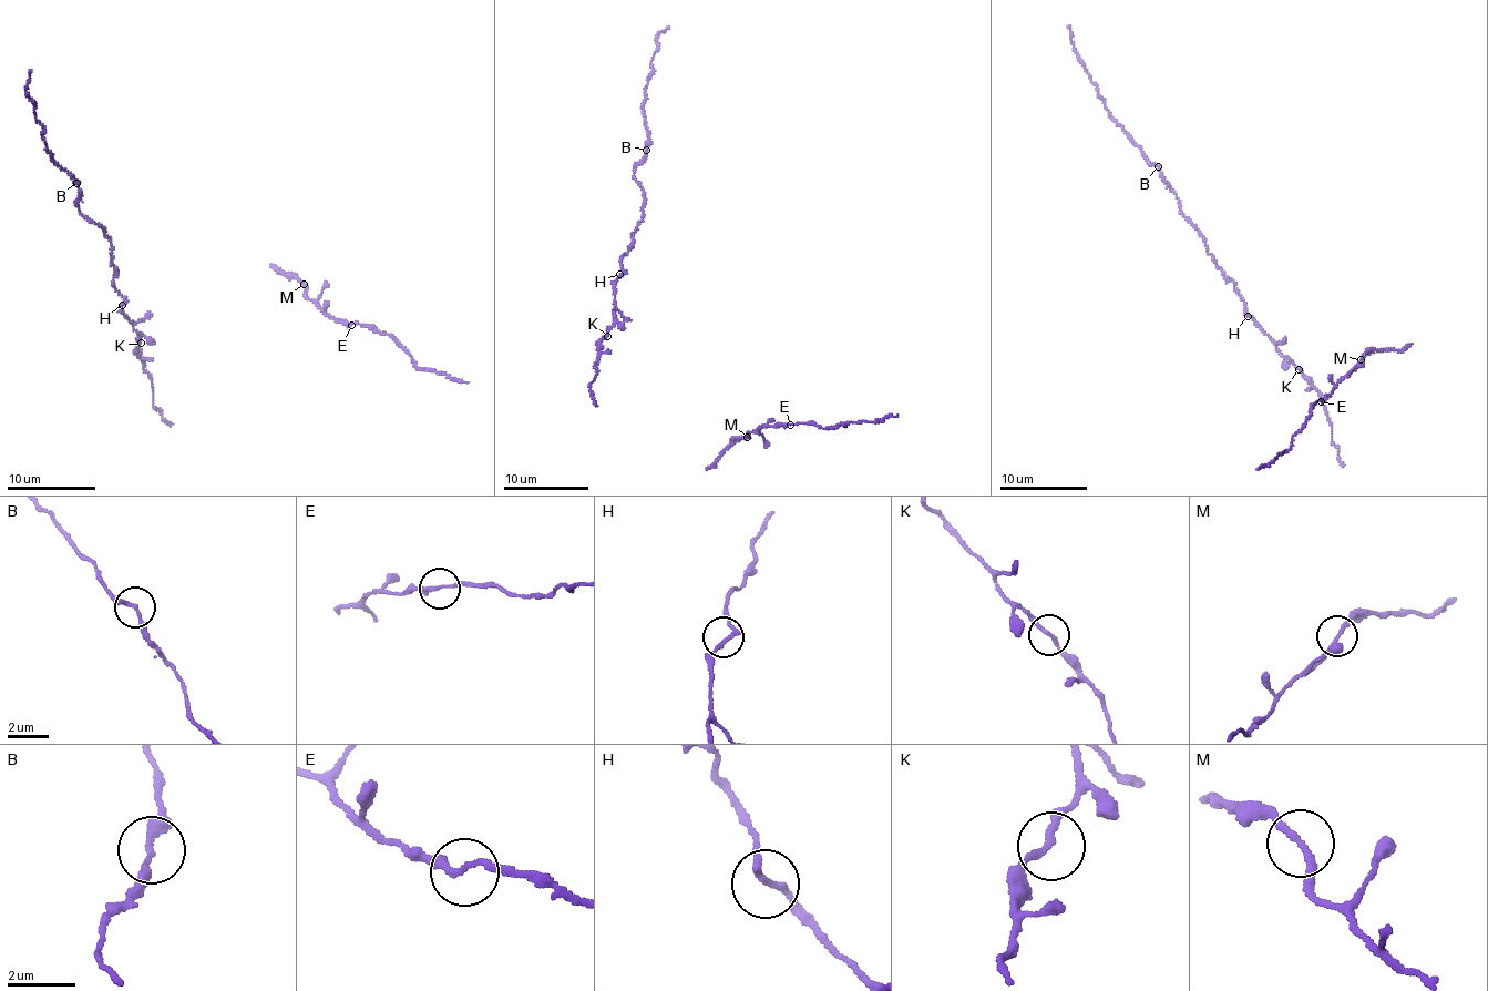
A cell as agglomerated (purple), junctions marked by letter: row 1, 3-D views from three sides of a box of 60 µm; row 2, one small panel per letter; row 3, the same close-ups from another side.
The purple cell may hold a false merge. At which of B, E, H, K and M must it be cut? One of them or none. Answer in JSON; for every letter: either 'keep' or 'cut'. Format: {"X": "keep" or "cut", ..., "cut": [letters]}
{"B": "keep", "E": "keep", "H": "keep", "K": "keep", "M": "keep", "cut": []}

